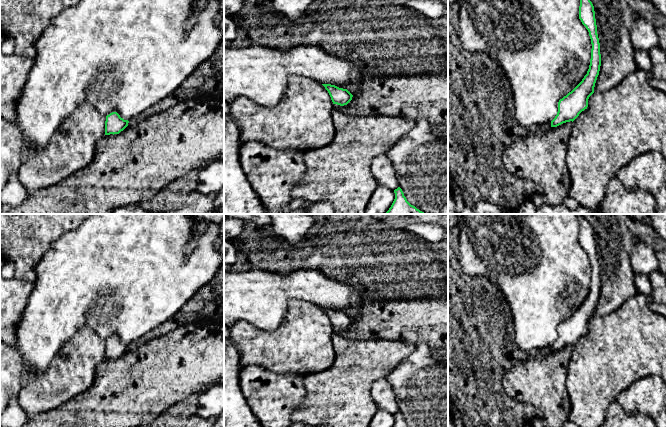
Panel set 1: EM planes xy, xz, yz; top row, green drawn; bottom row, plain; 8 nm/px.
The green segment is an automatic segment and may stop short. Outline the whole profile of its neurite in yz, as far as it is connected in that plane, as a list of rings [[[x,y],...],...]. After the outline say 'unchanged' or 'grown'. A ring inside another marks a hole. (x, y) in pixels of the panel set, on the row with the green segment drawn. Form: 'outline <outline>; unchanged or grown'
outline [[[580,0],[579,19],[589,32],[591,39],[591,59],[587,74],[582,81],[558,102],[558,112],[551,121],[551,127],[574,121],[587,109],[588,99],[594,93],[594,87],[601,66],[600,43],[597,34],[594,6],[590,0]]]; unchanged

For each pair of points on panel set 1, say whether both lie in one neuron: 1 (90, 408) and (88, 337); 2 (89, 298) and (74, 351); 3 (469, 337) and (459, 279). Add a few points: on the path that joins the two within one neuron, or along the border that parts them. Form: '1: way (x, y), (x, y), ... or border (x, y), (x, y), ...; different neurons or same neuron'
1: border (97, 366), (94, 382), (86, 390), (69, 400); different neurons
2: border (102, 338), (91, 328), (81, 326), (64, 343); different neurons
3: way (462, 323), (461, 293); same neuron

